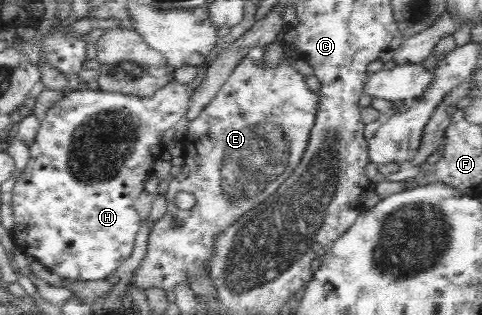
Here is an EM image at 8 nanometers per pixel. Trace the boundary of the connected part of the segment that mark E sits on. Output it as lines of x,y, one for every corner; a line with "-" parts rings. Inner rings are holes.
262,46
251,49
229,80
216,92
216,96
195,120
188,123
186,134
180,139
184,160
164,195
168,209
150,229
147,254
135,271
136,281
142,287
154,286
174,294
190,286
192,278
202,280
206,276
210,277
210,262
216,254
218,238
240,218
267,202
300,164
316,118
318,98
307,86
305,77
288,66
289,58
296,58
297,55
287,53
287,58
282,59
275,68
256,69
256,62
262,58
263,50
-
178,191
187,191
196,197
196,204
190,210
181,210
175,206
175,194
-
174,222
178,222
177,228
172,227

